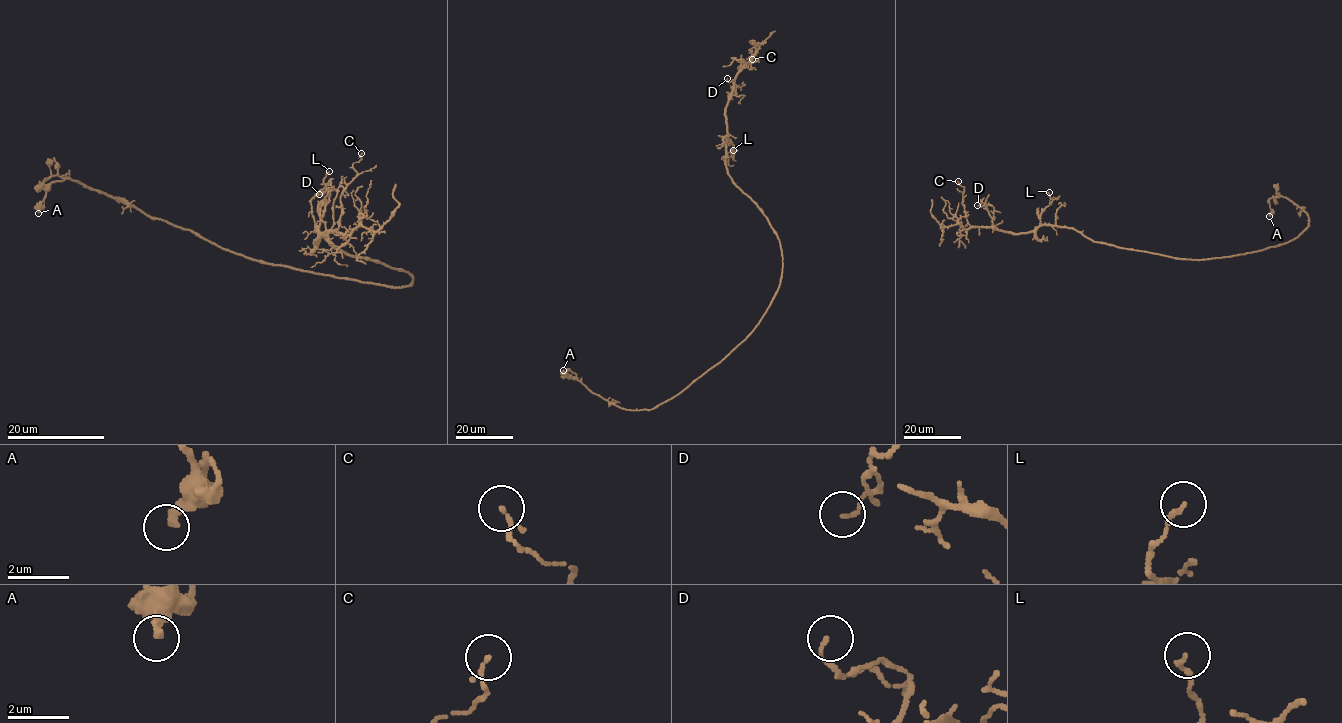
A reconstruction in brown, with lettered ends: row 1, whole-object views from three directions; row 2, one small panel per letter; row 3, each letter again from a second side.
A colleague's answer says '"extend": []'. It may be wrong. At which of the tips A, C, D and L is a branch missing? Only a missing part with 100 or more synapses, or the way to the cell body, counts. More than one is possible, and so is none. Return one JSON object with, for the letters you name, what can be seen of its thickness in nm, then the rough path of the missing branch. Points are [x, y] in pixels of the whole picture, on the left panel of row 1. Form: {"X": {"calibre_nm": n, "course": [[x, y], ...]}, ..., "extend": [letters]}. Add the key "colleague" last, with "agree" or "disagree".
{"extend": [], "colleague": "agree"}

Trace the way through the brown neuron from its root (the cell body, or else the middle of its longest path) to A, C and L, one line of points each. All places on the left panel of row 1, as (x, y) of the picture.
A: (409, 284), (387, 287), (247, 259), (69, 179), (49, 186), (38, 213)
C: (409, 284), (406, 271), (349, 256), (316, 228), (315, 242), (337, 228), (341, 193), (361, 153)
L: (409, 284), (412, 277), (406, 271), (349, 256), (315, 230), (329, 200), (329, 191), (324, 182), (329, 171)

